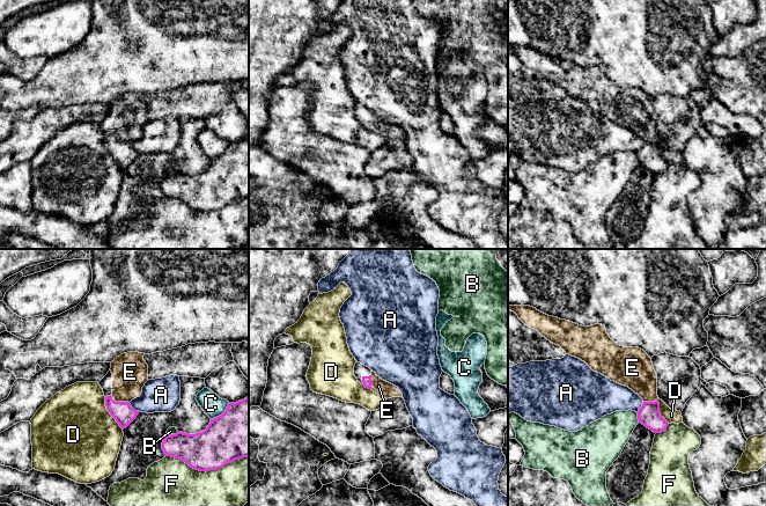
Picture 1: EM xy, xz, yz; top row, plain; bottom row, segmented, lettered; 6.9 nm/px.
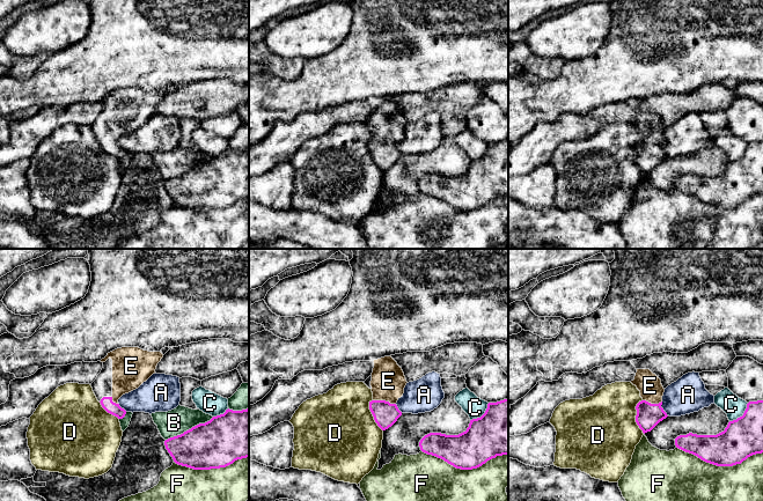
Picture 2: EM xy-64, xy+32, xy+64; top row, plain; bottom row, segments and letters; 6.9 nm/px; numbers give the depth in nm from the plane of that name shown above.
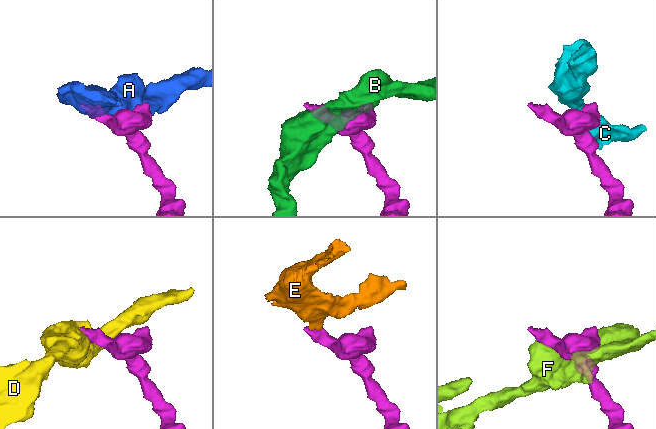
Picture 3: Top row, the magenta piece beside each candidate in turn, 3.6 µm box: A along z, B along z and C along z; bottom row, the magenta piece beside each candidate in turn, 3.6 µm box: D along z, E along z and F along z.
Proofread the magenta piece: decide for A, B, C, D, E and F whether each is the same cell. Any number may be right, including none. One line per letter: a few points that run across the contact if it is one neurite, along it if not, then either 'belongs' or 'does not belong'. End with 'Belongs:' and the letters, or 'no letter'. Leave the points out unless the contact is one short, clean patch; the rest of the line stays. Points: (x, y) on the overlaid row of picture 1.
A: does not belong
B: does not belong
C: does not belong
D: line xy (104, 397), (107, 410), (123, 428); does not belong
E: line xy (123, 412), (119, 408), (119, 402), (127, 384), (130, 372); belongs
F: does not belong
Belongs: E

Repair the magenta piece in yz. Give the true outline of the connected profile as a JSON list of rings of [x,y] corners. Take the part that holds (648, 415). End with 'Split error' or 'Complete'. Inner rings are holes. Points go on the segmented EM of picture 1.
[[[508,305],[508,309],[525,325],[559,345],[566,354],[581,359],[594,372],[632,389],[643,399],[636,412],[639,423],[654,433],[666,430],[669,423],[661,416],[657,402],[657,374],[651,358],[643,350],[618,345],[602,324],[582,327],[530,306]]]. Split error

